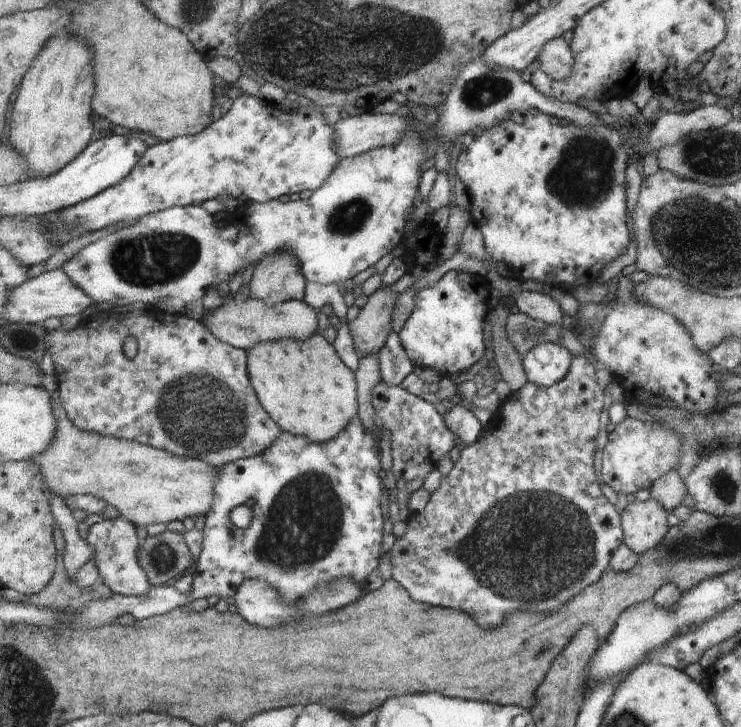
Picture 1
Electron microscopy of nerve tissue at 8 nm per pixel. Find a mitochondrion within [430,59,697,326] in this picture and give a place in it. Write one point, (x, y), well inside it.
(582, 176)

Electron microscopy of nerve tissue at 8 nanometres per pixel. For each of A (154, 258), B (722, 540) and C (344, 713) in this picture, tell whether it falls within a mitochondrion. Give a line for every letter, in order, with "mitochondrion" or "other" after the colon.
A: mitochondrion
B: mitochondrion
C: other

